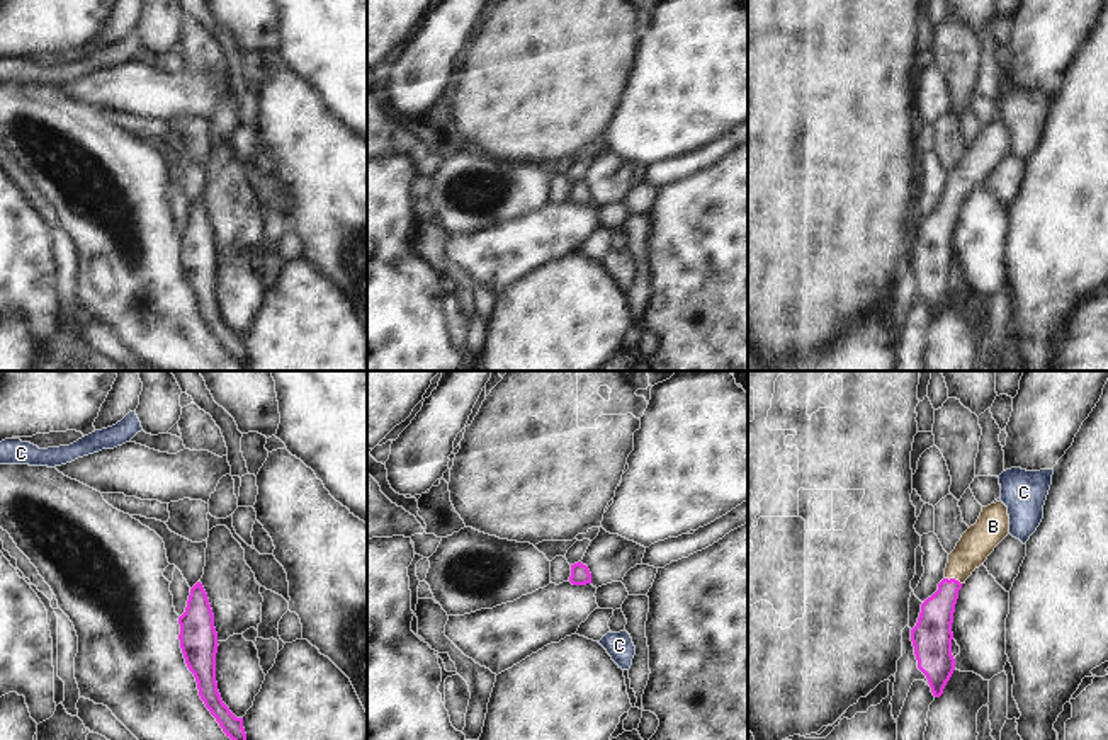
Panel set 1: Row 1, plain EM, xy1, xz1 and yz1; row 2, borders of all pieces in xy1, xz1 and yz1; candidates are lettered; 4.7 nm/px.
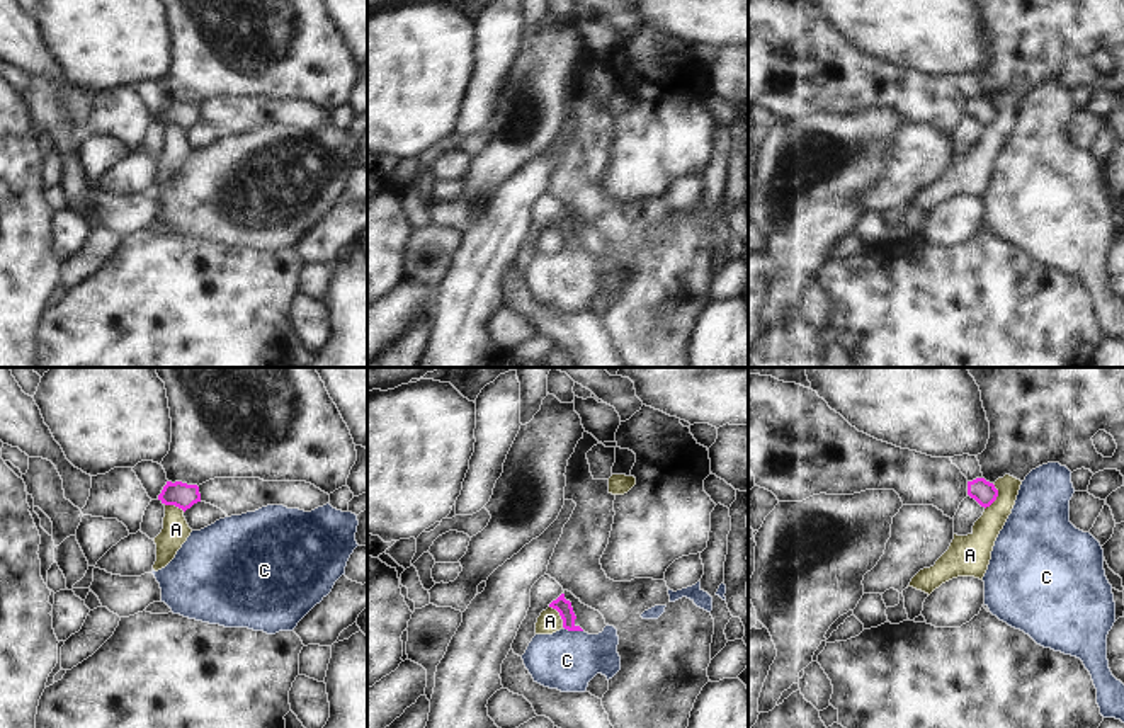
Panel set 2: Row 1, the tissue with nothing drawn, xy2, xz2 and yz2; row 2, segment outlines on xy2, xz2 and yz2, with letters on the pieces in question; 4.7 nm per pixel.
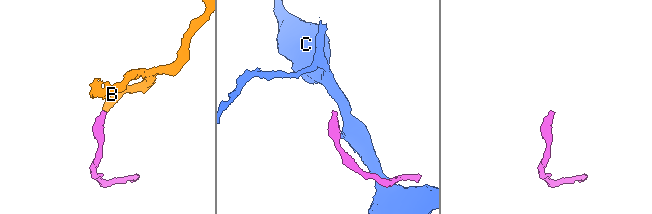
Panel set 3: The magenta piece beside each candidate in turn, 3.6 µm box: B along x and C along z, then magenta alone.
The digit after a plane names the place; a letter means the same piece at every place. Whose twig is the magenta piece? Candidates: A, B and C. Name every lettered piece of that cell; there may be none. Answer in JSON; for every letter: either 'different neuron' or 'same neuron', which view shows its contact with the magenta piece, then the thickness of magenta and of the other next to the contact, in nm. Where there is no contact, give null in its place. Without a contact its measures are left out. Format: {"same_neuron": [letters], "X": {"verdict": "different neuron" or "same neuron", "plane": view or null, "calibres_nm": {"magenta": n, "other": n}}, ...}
{"same_neuron": ["B"], "A": {"verdict": "different neuron", "plane": "yz2", "calibres_nm": {"magenta": 110, "other": 130}}, "B": {"verdict": "same neuron", "plane": "yz1", "calibres_nm": {"magenta": 170, "other": 160}}, "C": {"verdict": "different neuron", "plane": "xz2", "calibres_nm": {"magenta": 70, "other": 280}}}

